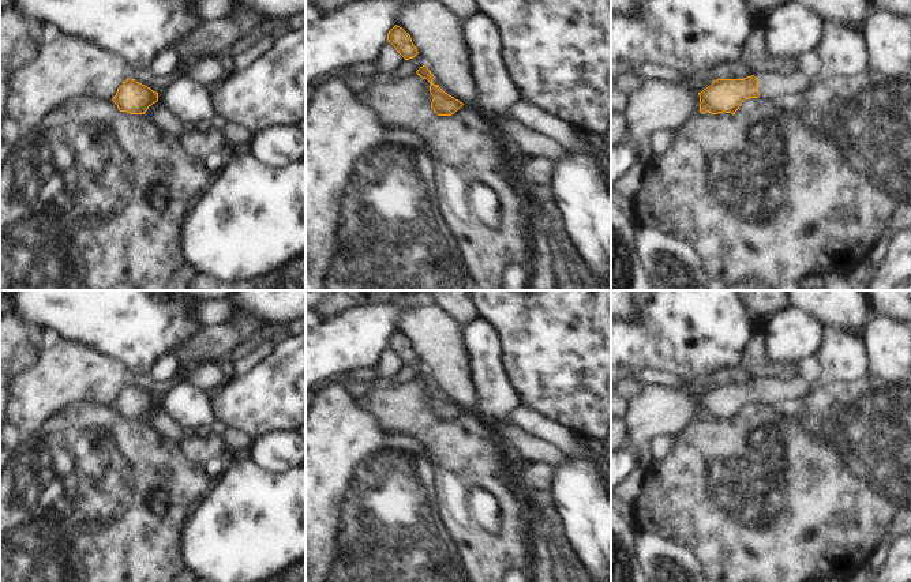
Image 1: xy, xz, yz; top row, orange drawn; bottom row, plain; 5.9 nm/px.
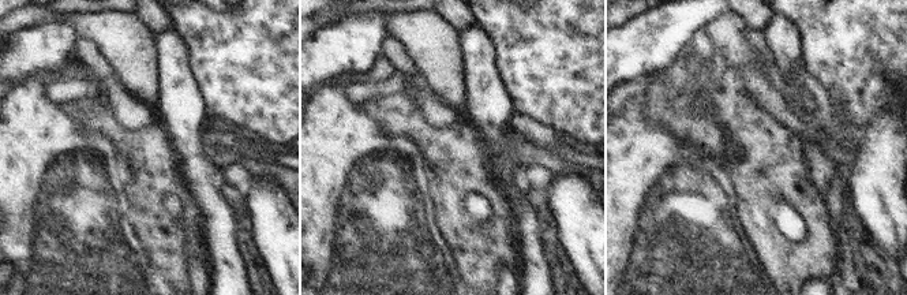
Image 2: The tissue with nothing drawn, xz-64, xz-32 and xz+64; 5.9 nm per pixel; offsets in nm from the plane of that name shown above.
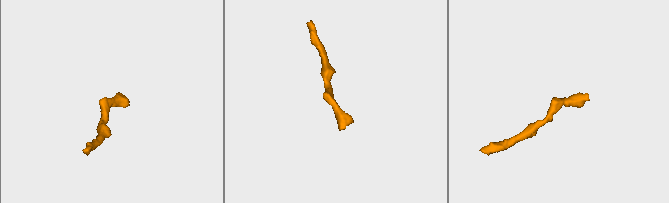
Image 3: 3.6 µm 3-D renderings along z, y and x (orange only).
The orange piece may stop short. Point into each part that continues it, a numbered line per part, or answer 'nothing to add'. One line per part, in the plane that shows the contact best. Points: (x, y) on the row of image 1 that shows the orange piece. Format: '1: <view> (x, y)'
1: yz (780, 89)

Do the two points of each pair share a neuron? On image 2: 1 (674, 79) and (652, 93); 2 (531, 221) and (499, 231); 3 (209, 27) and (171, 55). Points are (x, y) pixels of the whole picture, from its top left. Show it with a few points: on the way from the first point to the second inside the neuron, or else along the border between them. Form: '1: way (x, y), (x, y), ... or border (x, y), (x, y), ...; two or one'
1: way (668, 85), (658, 93); one
2: border (513, 228), (517, 243); two
3: border (172, 29), (187, 48), (187, 63), (194, 75); two

